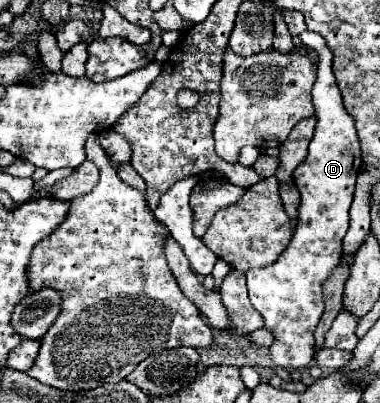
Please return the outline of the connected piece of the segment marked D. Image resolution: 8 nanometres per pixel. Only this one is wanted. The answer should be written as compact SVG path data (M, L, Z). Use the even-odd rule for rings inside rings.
M304 30L300 34L302 44L312 48L320 62L318 62L318 82L314 82L312 88L312 104L314 104L314 116L316 116L316 130L314 138L310 140L310 150L306 160L294 170L292 180L300 192L300 206L298 206L298 224L292 234L292 240L288 248L280 254L276 264L266 268L252 268L248 272L248 294L252 306L262 314L266 328L276 334L276 342L270 346L270 358L278 366L292 366L302 368L308 366L314 352L314 330L320 322L320 316L324 314L324 302L322 302L322 282L332 274L332 268L336 268L336 260L342 258L342 238L348 228L348 210L352 204L352 190L356 186L356 176L360 172L360 148L358 148L358 136L354 128L354 118L346 112L342 104L342 96L336 84L336 78L332 74L332 52L322 36L316 36L314 32Z

